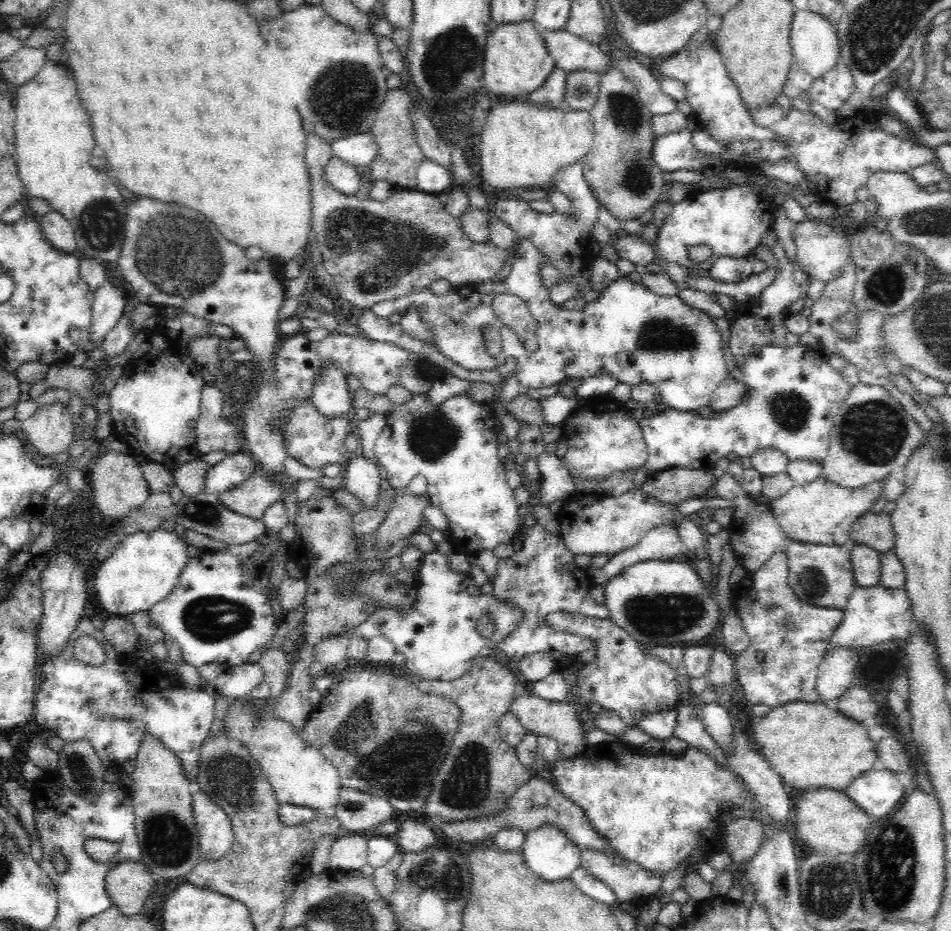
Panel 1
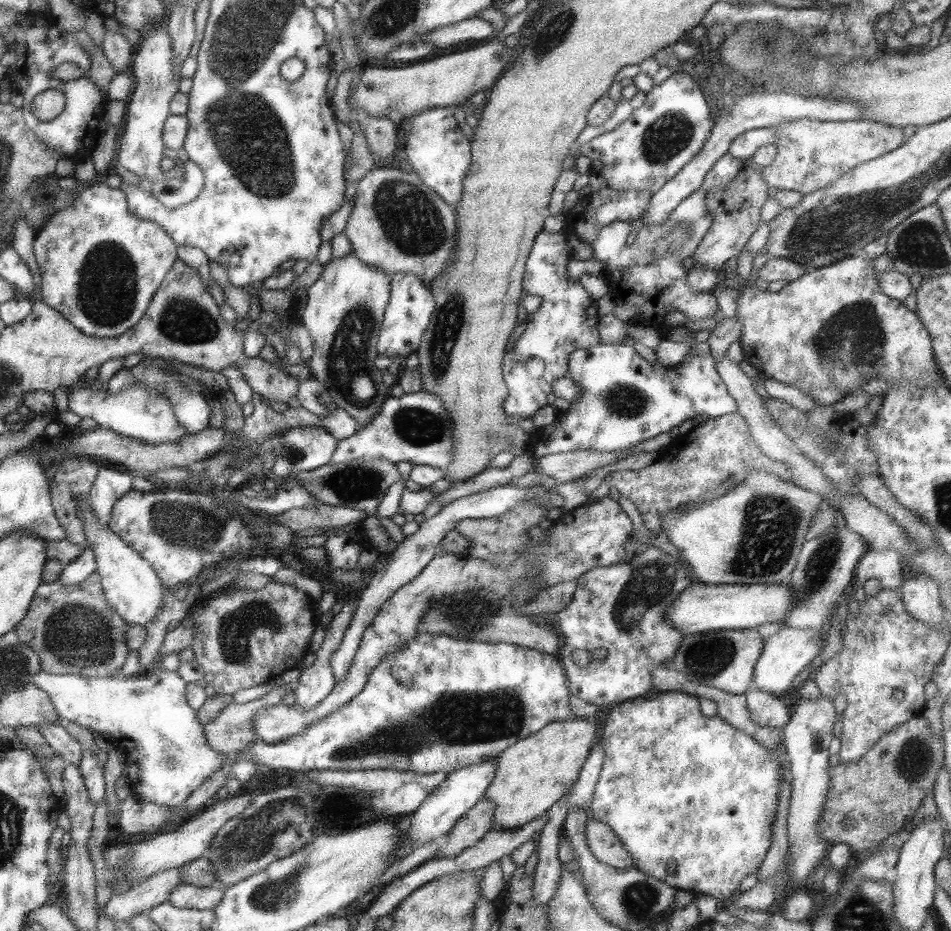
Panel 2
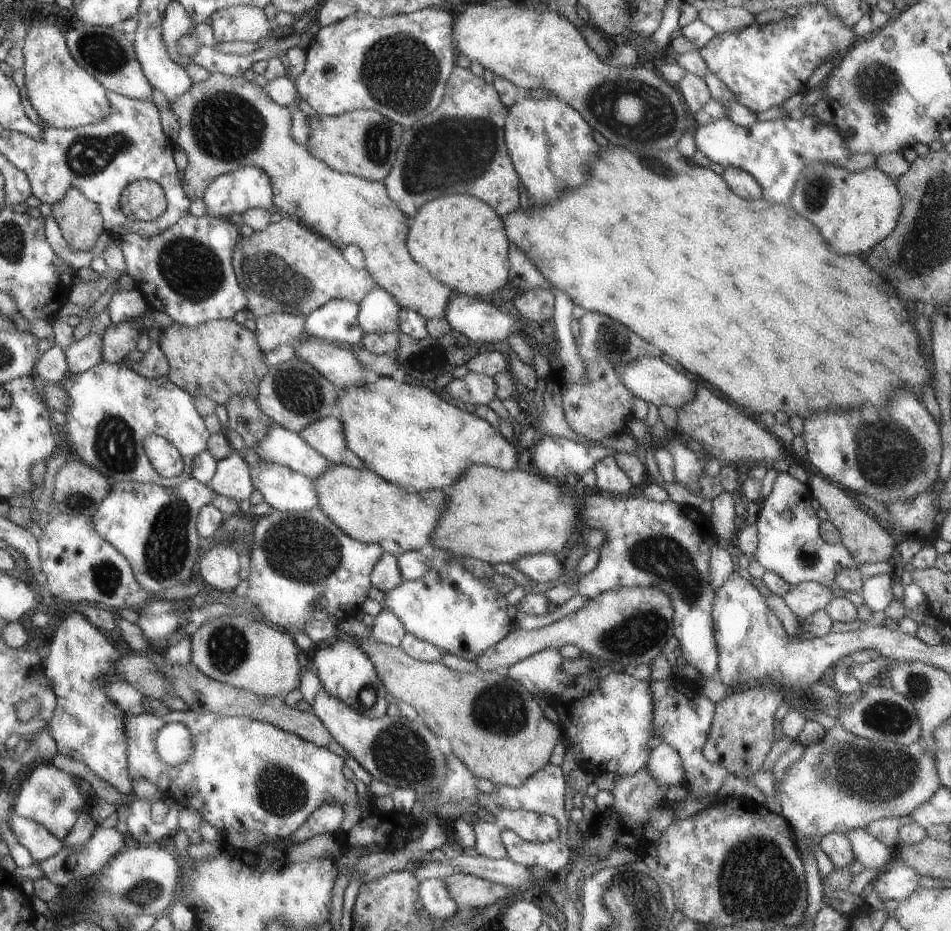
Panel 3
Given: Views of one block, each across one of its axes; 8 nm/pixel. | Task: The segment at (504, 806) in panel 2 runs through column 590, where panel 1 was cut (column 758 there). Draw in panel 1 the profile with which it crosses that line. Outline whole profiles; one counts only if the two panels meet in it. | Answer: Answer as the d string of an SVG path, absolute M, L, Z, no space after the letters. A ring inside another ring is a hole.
M792 702L772 708L760 724L752 726L750 738L788 790L830 788L844 792L856 778L878 766L876 744L870 740L866 726L820 702Z

